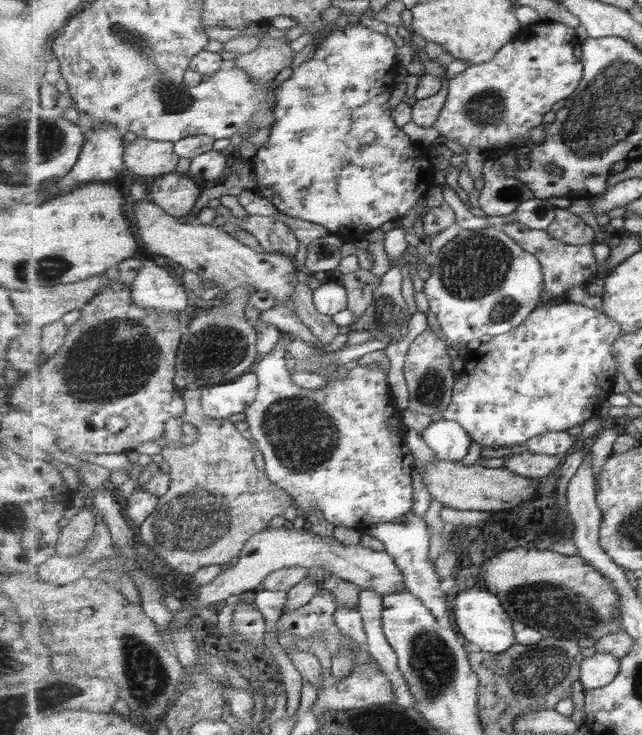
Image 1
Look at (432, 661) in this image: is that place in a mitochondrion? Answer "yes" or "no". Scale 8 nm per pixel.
yes

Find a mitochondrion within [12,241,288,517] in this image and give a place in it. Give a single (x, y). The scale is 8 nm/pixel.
(120, 357)

